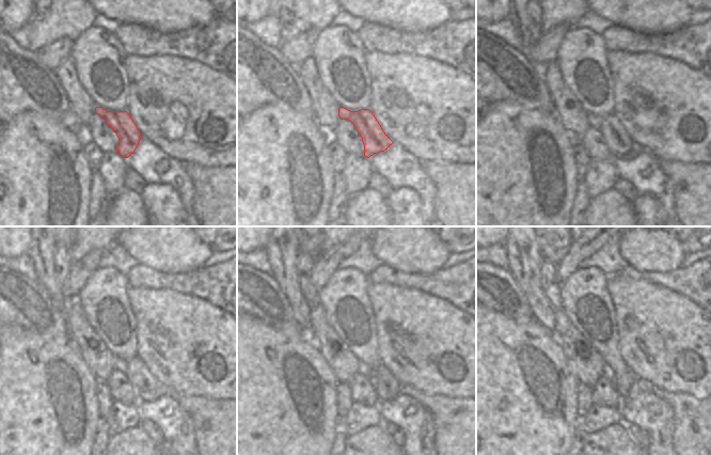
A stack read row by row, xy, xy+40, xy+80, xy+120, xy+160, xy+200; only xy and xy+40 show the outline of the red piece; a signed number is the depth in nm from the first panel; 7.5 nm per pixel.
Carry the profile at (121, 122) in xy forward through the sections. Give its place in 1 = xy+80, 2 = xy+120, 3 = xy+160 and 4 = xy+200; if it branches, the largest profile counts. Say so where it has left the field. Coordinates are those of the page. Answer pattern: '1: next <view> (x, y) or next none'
1: next xy+80 (618, 142)
2: next xy+120 (147, 388)
3: next xy+160 (386, 387)
4: next xy+200 (640, 386)

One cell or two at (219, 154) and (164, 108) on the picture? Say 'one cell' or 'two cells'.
one cell

